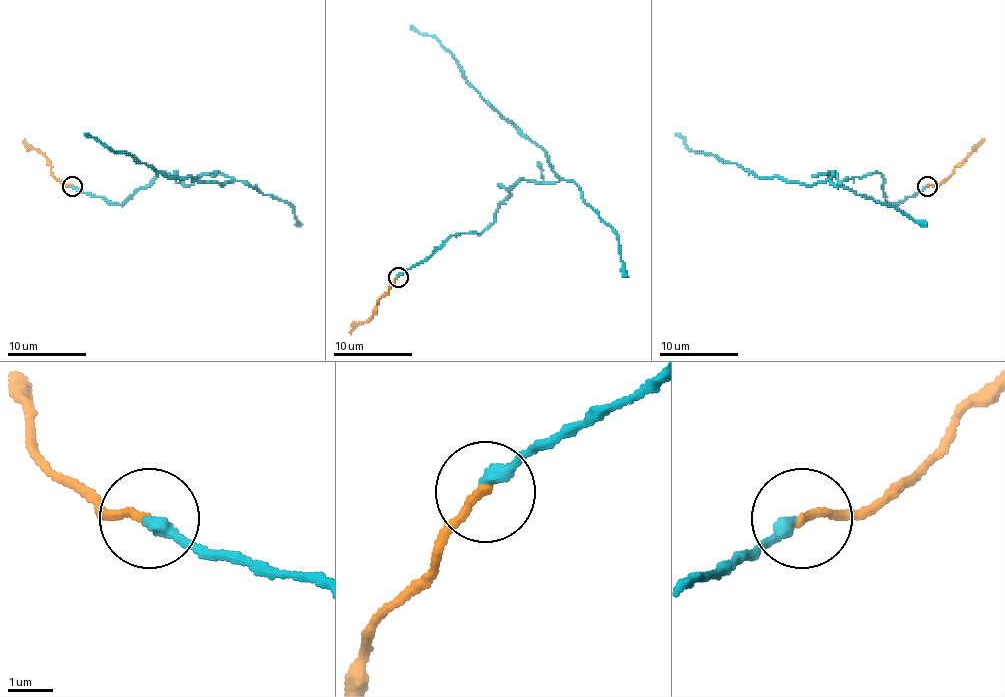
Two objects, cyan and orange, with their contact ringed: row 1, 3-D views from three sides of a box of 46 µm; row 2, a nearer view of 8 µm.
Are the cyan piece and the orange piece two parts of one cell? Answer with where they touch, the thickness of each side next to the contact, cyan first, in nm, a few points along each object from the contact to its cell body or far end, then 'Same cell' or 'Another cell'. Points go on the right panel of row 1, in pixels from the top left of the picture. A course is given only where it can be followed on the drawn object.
Place: (927, 186). Thickness 300 nm (cyan) against 190 nm. Course of cyan: (926, 186), (891, 204), (879, 173), (831, 184), (831, 173), (806, 184), (754, 177), (691, 151), (675, 133). Course of orange: (926, 186), (940, 184), (984, 139). Same cell

